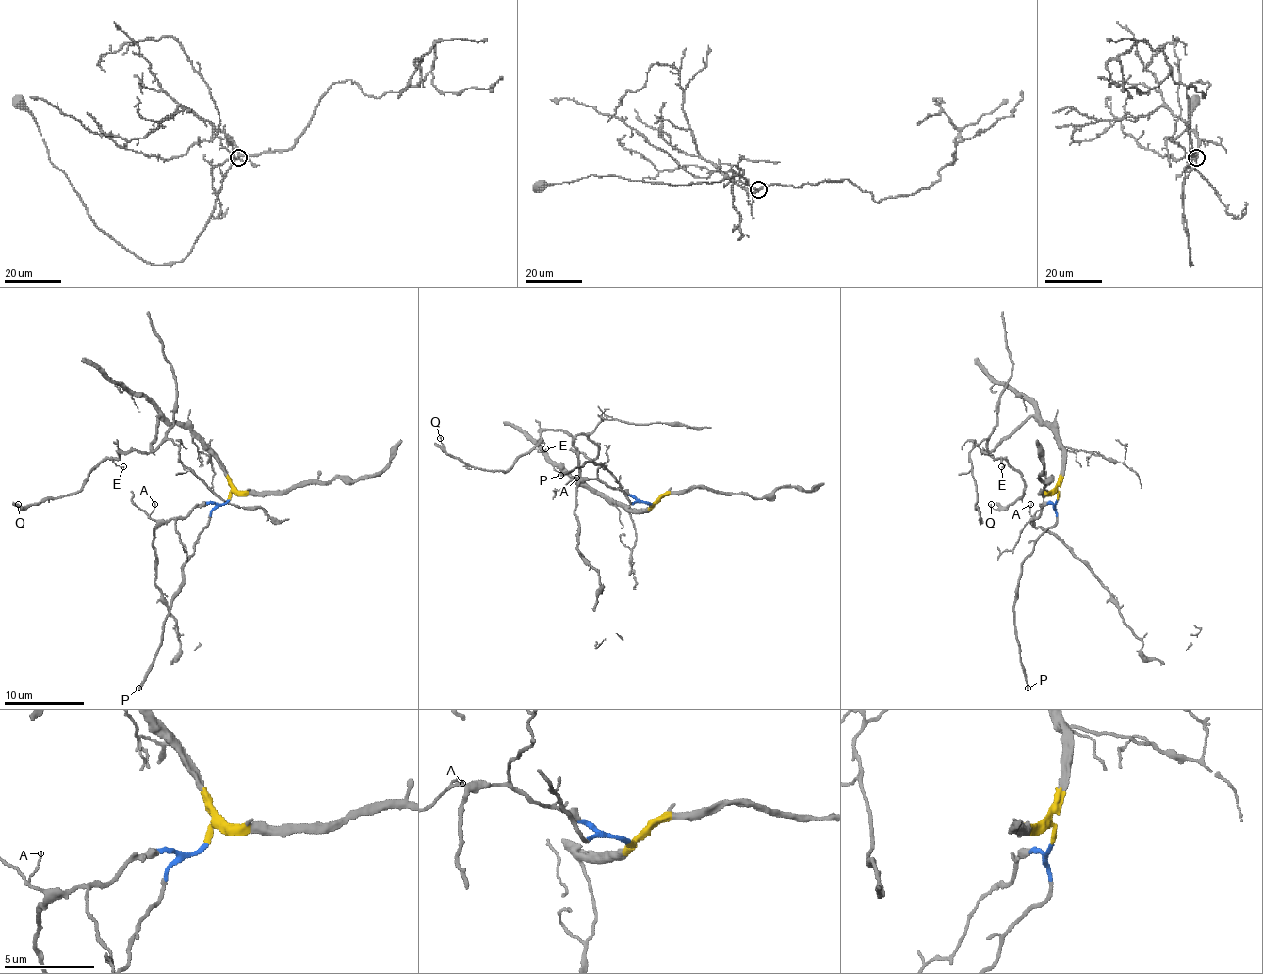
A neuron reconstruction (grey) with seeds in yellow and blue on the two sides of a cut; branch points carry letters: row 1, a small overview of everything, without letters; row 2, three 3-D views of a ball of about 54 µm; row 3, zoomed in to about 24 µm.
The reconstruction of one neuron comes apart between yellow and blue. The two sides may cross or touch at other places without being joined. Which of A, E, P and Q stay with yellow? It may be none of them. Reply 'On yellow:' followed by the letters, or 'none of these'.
On yellow: E, Q

